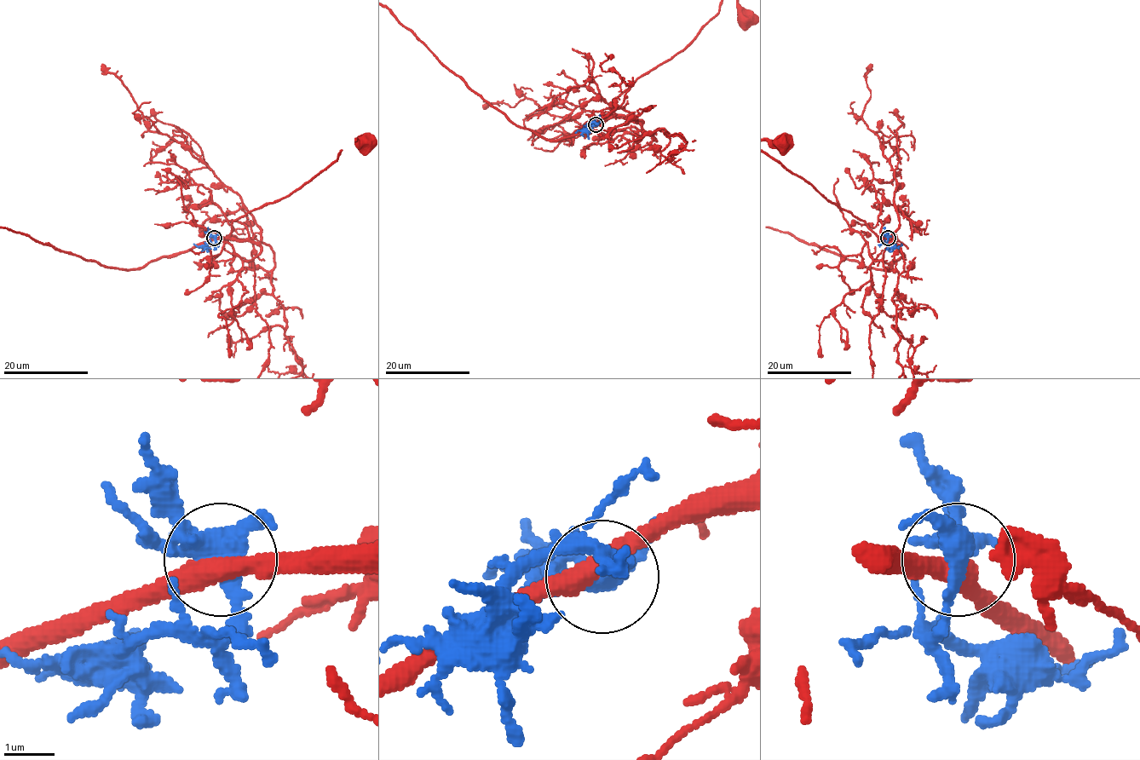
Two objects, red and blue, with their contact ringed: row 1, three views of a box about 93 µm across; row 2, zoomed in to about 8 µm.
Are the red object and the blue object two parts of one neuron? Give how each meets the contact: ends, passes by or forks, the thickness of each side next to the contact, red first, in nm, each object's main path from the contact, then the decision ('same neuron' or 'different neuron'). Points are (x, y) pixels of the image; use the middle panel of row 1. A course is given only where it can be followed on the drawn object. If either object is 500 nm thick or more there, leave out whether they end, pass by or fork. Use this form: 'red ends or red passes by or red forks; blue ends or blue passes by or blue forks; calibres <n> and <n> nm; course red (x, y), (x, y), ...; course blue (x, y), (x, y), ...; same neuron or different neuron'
red passes by; blue forks; calibres 400 and 360 nm; course red (595, 124), (607, 118), (613, 101), (637, 78), (680, 52), (716, 14); course blue (595, 124), (590, 123), (575, 132); different neuron

